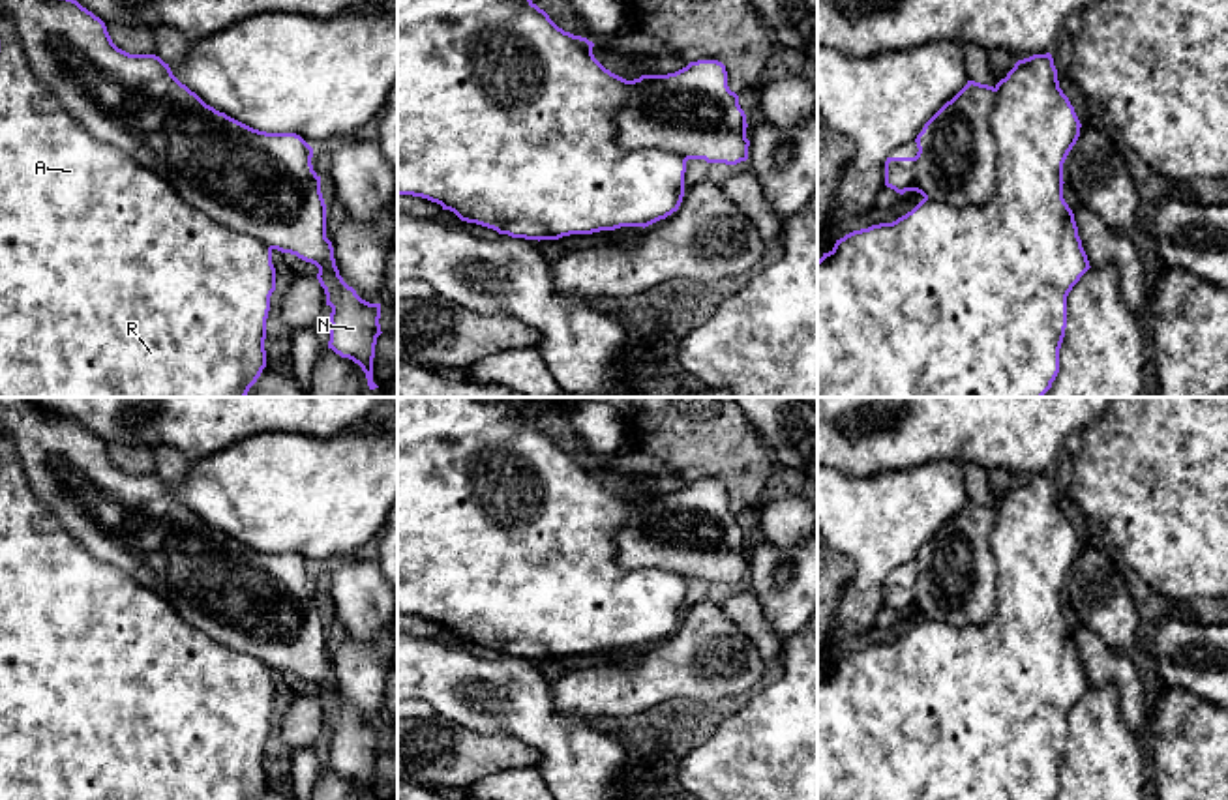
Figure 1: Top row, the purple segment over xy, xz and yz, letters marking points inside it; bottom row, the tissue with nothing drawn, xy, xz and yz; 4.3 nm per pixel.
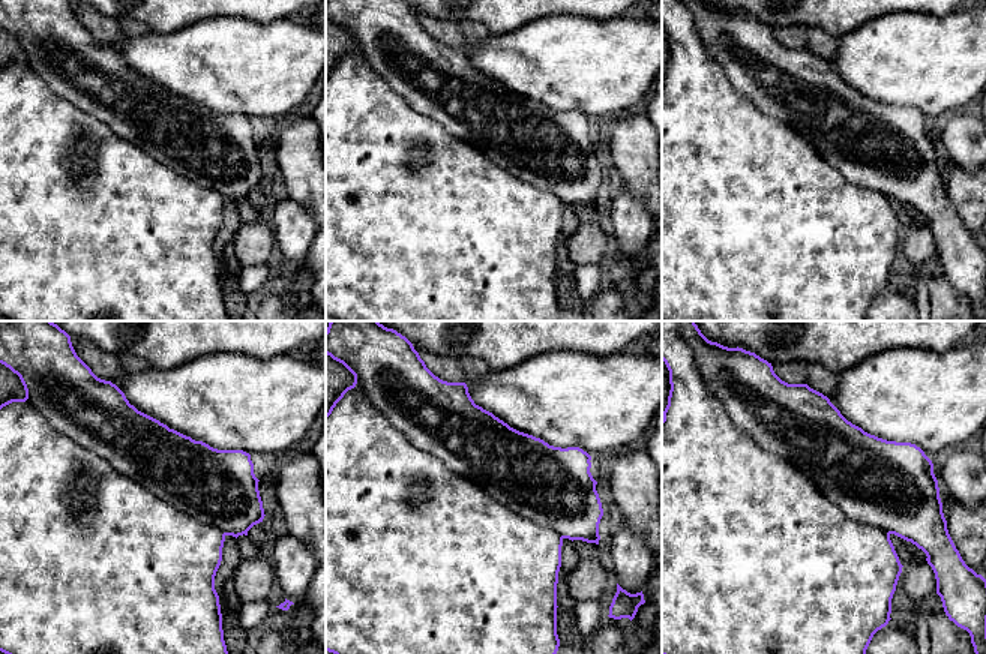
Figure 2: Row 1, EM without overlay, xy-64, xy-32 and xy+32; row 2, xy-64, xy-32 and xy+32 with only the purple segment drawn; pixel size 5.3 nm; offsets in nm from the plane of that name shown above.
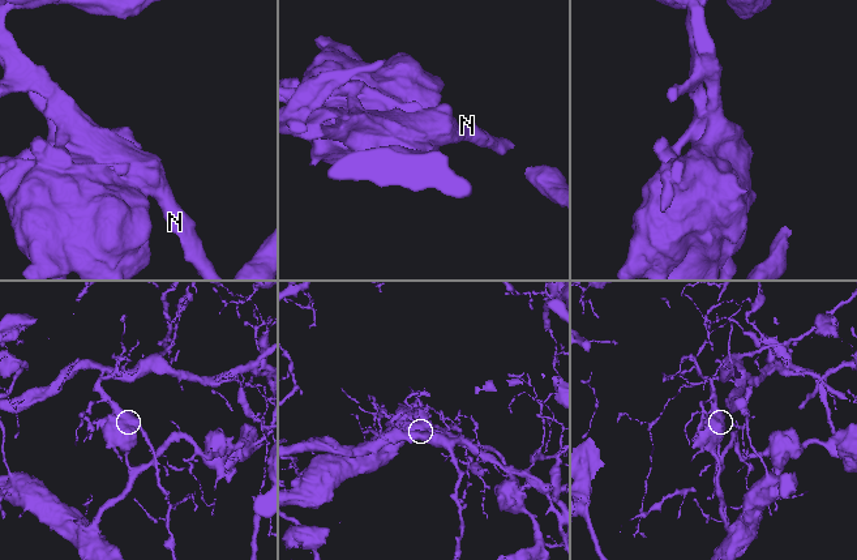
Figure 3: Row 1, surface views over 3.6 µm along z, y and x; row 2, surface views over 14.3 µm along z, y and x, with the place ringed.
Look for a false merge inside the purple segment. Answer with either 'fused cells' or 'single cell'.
fused cells

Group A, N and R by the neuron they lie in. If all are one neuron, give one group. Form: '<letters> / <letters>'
A R / N

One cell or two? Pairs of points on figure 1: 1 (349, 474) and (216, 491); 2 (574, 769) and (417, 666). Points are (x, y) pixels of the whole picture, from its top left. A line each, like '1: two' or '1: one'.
1: one
2: one

